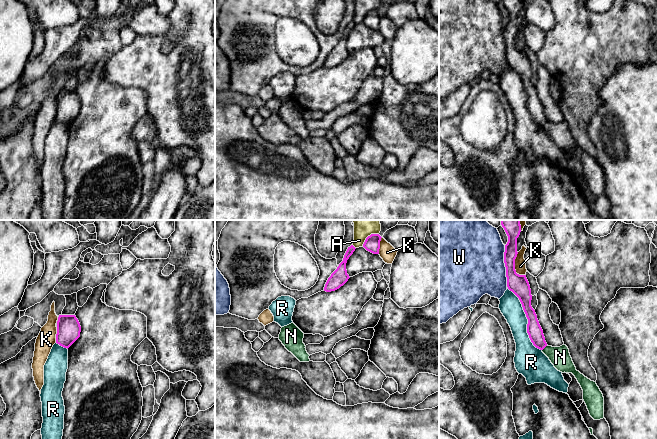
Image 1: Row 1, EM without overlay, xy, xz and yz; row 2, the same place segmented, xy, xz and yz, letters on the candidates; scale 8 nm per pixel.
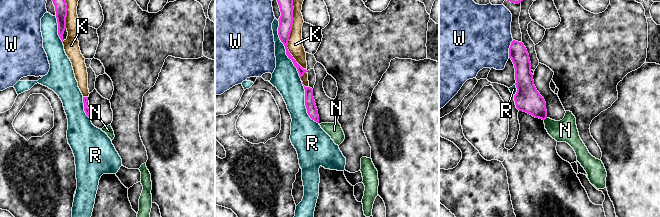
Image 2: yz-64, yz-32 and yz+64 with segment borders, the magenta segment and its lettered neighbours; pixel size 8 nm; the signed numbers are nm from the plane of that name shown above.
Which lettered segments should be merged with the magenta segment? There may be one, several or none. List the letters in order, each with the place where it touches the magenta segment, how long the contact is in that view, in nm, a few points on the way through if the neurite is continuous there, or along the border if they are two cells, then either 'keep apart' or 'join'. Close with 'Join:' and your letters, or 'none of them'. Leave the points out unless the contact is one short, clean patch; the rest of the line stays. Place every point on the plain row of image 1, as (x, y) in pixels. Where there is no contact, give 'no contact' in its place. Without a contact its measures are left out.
A: contact xz (368, 12); length 170 nm; keep apart
K: contact yz (514, 43); length 200 nm; keep apart
N: contact yz (544, 123); length 60 nm; border yz (547, 121), (542, 126); keep apart
R: contact yz (527, 94); length 600 nm; keep apart
W: contact yz (505, 42); length 340 nm; keep apart
Join: none of them

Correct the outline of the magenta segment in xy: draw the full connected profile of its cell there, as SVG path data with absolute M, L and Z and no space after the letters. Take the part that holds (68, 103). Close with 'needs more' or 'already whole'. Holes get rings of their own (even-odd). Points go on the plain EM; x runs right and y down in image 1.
M59 91L57 97L56 119L69 124L79 113L81 102L75 91Z; already whole

